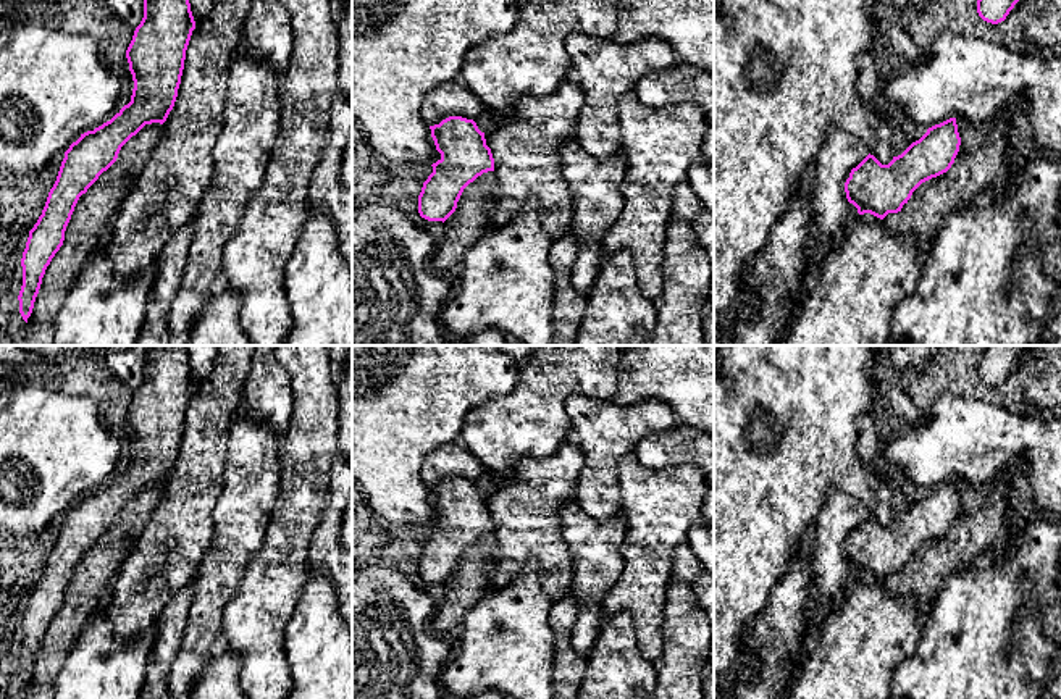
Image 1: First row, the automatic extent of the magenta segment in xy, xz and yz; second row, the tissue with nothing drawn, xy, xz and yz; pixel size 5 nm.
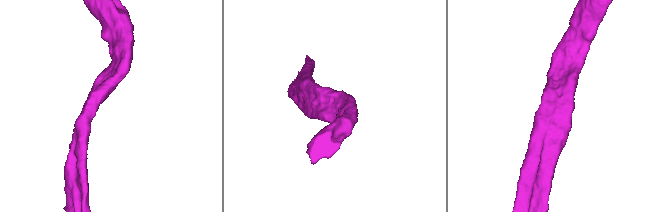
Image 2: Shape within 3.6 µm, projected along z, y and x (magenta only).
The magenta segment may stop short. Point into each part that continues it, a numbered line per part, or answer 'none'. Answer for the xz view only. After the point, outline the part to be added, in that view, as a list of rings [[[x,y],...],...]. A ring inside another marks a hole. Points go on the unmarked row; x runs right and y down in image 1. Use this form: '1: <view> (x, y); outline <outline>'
none

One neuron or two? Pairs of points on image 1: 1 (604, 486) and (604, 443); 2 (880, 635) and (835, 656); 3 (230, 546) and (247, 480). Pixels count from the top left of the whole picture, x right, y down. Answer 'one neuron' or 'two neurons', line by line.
1: one neuron
2: one neuron
3: one neuron

